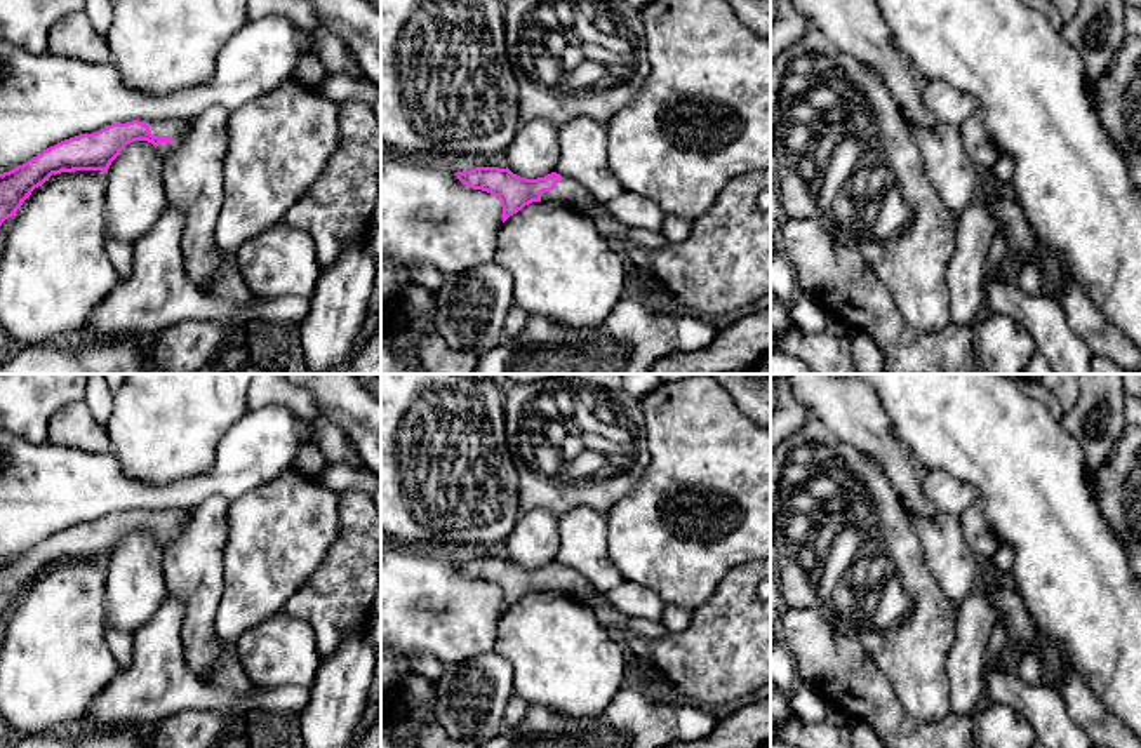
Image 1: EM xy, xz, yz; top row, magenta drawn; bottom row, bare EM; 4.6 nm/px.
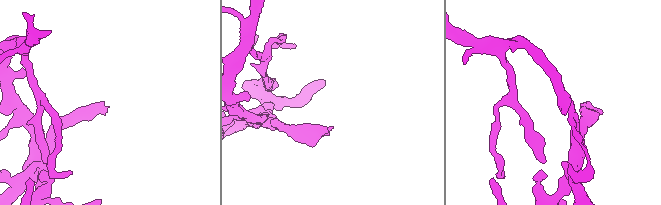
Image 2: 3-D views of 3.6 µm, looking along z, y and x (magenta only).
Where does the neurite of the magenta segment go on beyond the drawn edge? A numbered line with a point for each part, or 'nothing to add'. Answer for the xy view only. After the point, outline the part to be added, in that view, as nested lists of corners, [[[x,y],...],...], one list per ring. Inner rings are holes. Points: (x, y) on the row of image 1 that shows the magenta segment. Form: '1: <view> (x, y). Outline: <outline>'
1: xy (176, 129). Outline: [[[163,120],[157,124],[148,124],[153,136],[170,136],[172,137],[170,143],[160,143],[157,146],[157,151],[160,153],[162,158],[165,158],[169,153],[172,153],[179,146],[186,129],[190,127],[190,122]]]

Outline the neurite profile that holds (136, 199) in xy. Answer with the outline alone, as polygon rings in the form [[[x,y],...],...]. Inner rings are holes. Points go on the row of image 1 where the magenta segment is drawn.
[[[148,141],[127,144],[106,177],[106,238],[136,244],[169,207],[163,190],[163,158]]]

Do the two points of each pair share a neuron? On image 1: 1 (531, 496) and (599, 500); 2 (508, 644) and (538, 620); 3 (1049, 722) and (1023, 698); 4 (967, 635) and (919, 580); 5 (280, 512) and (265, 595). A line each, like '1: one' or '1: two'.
1: one
2: one
3: one
4: two
5: one

